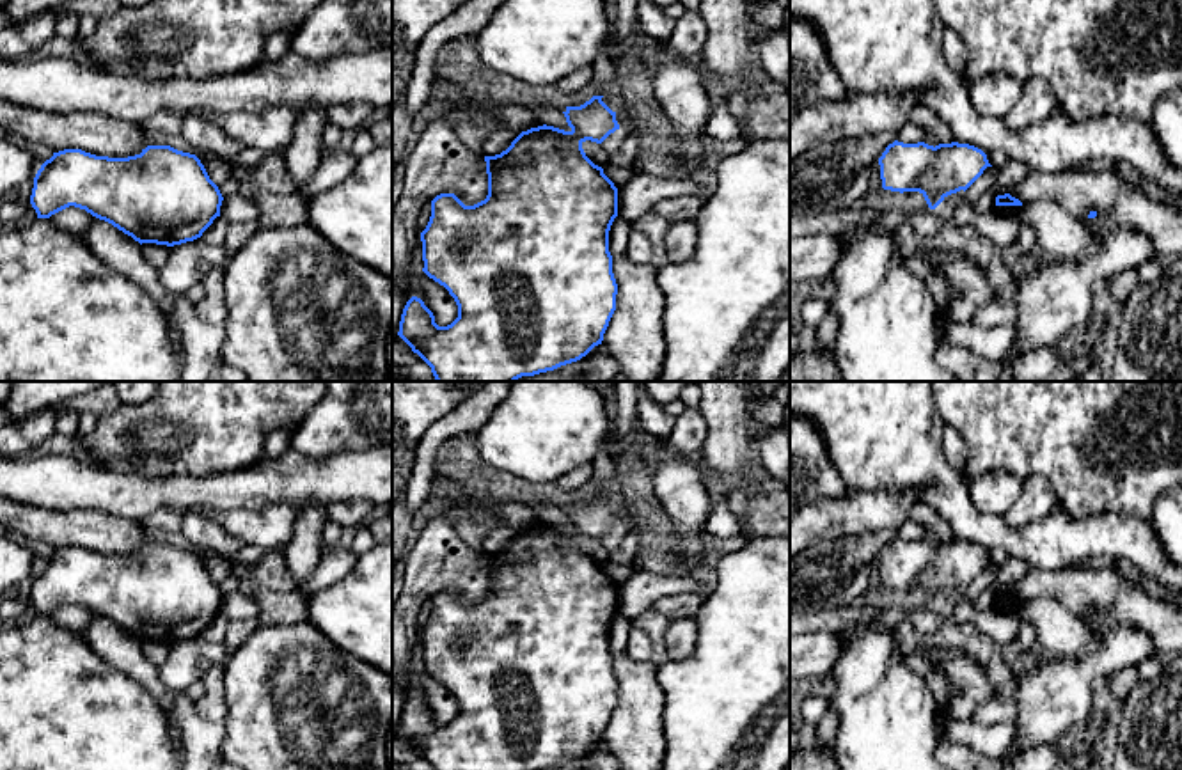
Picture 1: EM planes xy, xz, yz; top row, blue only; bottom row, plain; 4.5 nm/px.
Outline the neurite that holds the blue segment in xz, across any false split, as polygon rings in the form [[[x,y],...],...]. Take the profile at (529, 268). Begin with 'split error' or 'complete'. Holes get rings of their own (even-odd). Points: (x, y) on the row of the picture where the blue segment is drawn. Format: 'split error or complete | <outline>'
complete | [[[602,98],[566,106],[563,114],[570,131],[547,124],[531,128],[500,154],[485,156],[485,200],[465,206],[454,193],[440,193],[431,200],[431,216],[421,232],[422,271],[449,291],[458,305],[458,318],[438,326],[424,302],[412,296],[403,309],[398,335],[431,367],[437,381],[516,381],[577,362],[602,344],[618,295],[609,252],[609,231],[618,216],[618,188],[582,149],[586,140],[602,144],[619,130],[616,112]]]

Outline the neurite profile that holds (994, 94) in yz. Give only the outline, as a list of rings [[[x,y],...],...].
[[[1003,73],[985,75],[967,83],[967,94],[980,115],[1003,119],[1020,99],[1022,82]]]

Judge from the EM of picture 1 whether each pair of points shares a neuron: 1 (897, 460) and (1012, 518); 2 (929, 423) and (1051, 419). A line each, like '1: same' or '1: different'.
1: different
2: different

